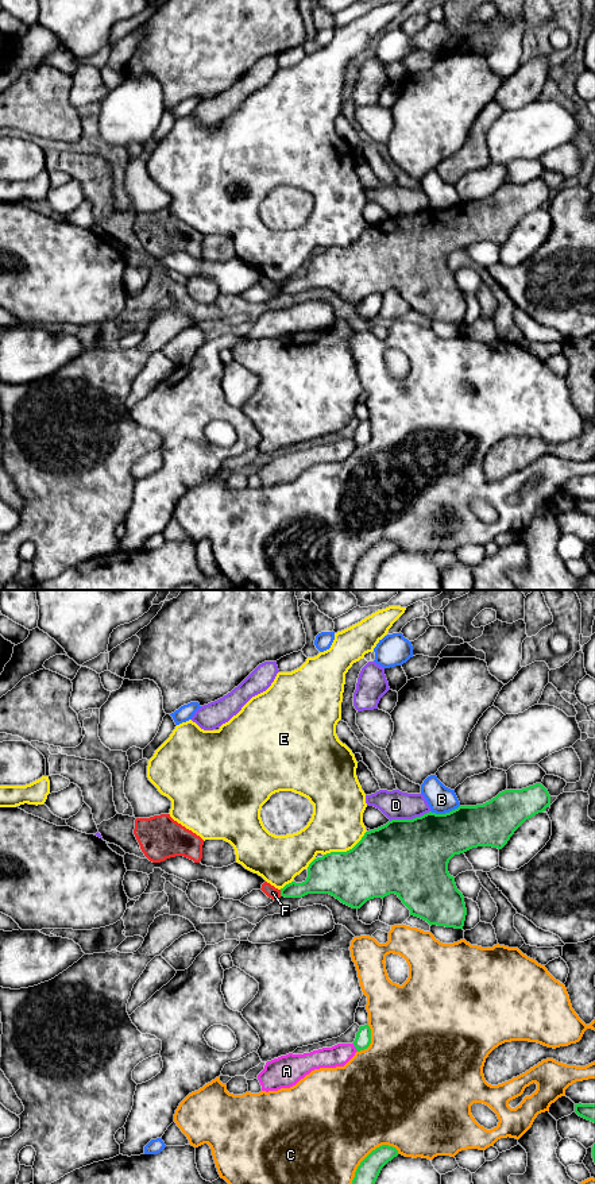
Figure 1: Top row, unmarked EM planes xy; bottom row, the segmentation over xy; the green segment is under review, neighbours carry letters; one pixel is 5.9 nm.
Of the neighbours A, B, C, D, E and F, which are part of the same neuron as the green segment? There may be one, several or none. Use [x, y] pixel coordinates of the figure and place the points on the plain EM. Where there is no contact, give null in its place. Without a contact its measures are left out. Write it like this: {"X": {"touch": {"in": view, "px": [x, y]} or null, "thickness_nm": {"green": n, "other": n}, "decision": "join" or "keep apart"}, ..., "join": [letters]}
{"A": {"touch": {"in": "xy", "px": [355, 442]}, "thickness_nm": {"green": 100, "other": 130}, "decision": "keep apart"}, "B": {"touch": {"in": "xy", "px": [445, 208]}, "thickness_nm": {"green": 360, "other": 160}, "decision": "keep apart"}, "C": {"touch": {"in": "xy", "px": [363, 555]}, "thickness_nm": {"green": 140, "other": 500}, "decision": "keep apart"}, "D": {"touch": {"in": "xy", "px": [409, 215]}, "thickness_nm": {"green": 460, "other": 180}, "decision": "keep apart"}, "E": {"touch": {"in": "xy", "px": [347, 246]}, "thickness_nm": {"green": 400, "other": 320}, "decision": "keep apart"}, "F": {"touch": {"in": "xy", "px": [281, 288]}, "thickness_nm": {"green": 160, "other": 70}, "decision": "keep apart"}, "join": []}

